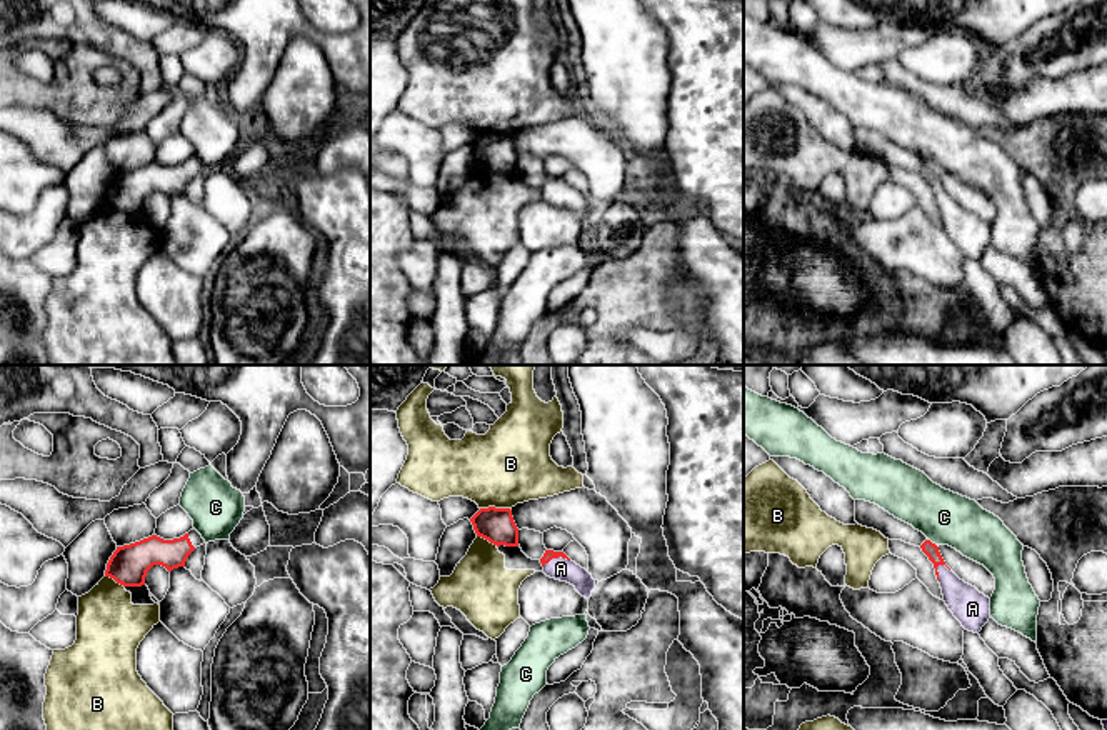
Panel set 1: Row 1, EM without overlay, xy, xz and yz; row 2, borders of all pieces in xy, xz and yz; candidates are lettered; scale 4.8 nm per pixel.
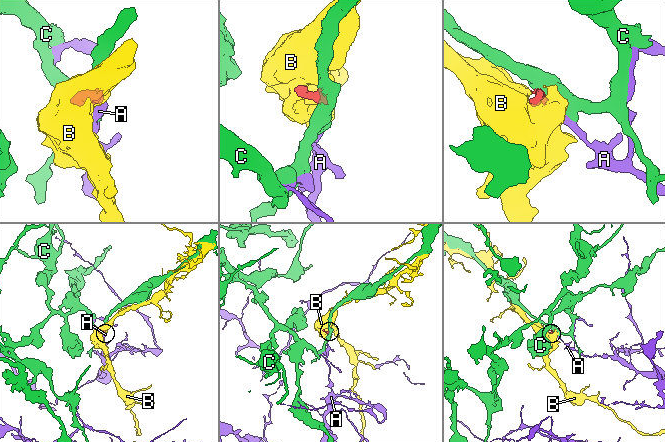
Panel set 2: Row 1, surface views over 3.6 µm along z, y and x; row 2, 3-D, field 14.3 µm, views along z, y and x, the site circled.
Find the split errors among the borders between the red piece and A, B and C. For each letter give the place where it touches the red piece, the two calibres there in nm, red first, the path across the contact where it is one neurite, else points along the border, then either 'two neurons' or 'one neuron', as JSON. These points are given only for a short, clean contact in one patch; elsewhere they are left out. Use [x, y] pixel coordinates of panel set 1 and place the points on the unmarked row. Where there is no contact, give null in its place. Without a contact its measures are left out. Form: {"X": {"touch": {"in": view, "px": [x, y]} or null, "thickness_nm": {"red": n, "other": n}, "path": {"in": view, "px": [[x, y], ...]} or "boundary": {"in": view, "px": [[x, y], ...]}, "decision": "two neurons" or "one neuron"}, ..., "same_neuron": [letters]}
{"A": {"touch": {"in": "xz", "px": [556, 184]}, "thickness_nm": {"red": 50, "other": 110}, "path": {"in": "xz", "px": [[549, 180], [556, 184], [561, 195]]}, "decision": "one neuron"}, "B": {"touch": {"in": "xz", "px": [494, 134]}, "thickness_nm": {"red": 170, "other": 380}, "boundary": {"in": "xz", "px": [[509, 134], [480, 135]]}, "decision": "two neurons"}, "C": {"touch": {"in": "yz", "px": [931, 169]}, "thickness_nm": {"red": 70, "other": 260}, "boundary": {"in": "yz", "px": [[929, 165], [936, 172]]}, "decision": "two neurons"}, "same_neuron": ["A"]}

